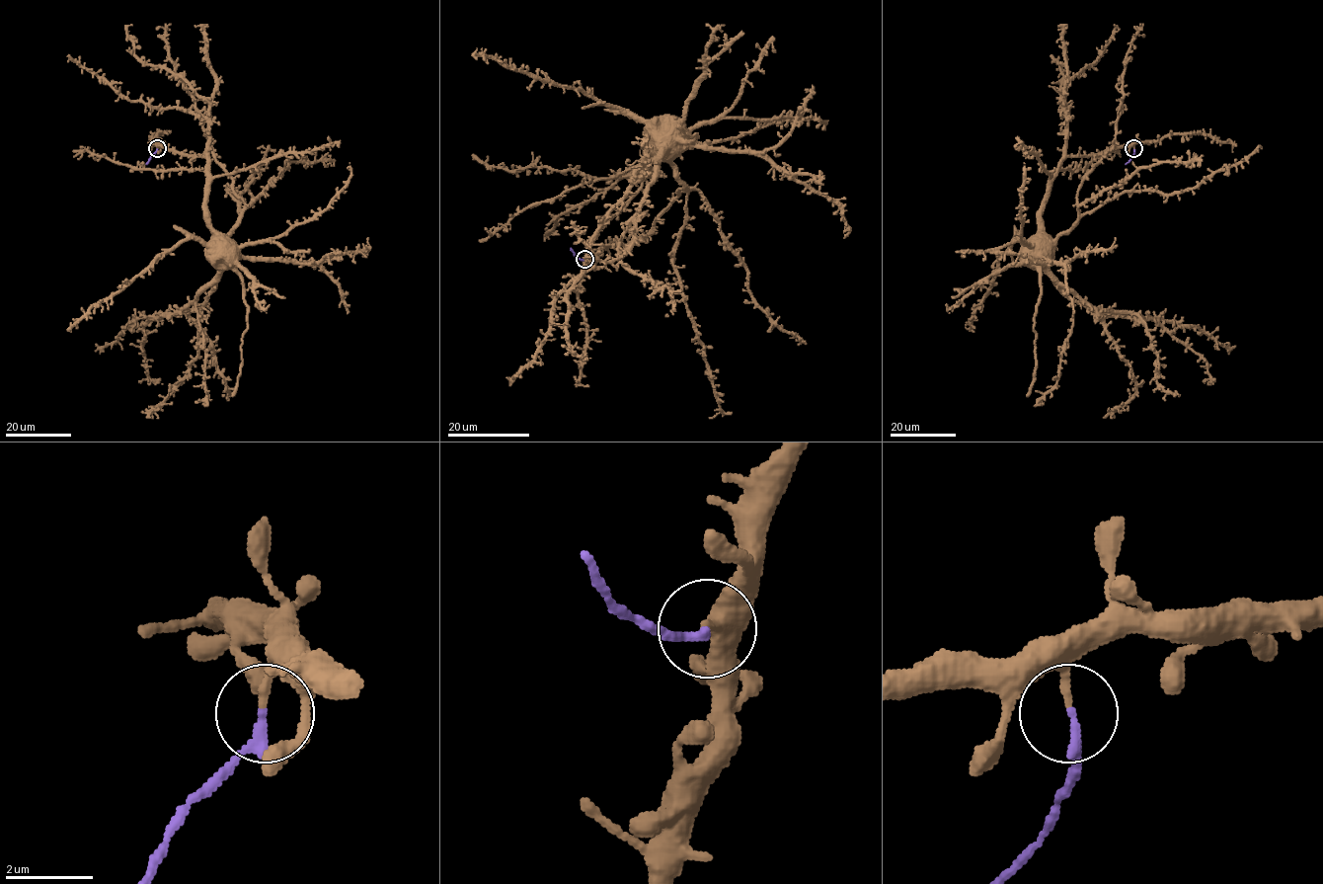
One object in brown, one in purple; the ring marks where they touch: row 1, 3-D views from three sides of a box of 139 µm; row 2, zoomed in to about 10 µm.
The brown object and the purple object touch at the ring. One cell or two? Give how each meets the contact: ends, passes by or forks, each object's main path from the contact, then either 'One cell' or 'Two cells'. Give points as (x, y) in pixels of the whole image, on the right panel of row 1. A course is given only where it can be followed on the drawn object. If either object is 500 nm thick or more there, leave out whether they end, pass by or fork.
At the ring brown ends. At the ring purple ends. Course of brown: (1134, 148), (1066, 157), (1041, 214), (1044, 231), (1053, 240), (1076, 221), (1081, 181), (1113, 146), (1137, 29). Course of purple: (1134, 148), (1134, 155), (1125, 164). Two cells

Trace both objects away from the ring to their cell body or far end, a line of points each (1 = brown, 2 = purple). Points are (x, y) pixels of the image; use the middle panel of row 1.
1: (584, 259), (640, 187), (648, 143), (693, 189), (650, 233), (583, 263)
2: (584, 259), (579, 259), (571, 248)

